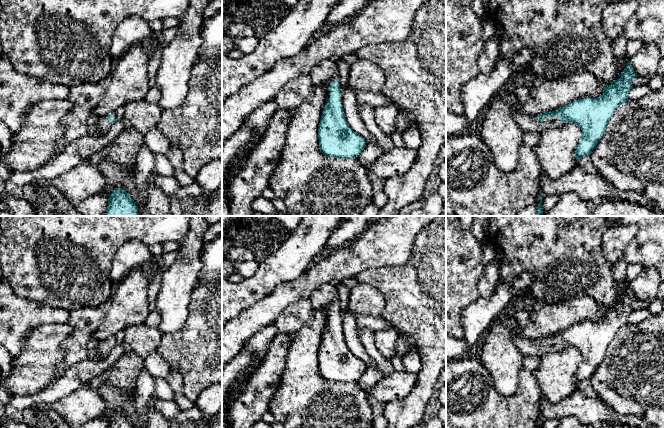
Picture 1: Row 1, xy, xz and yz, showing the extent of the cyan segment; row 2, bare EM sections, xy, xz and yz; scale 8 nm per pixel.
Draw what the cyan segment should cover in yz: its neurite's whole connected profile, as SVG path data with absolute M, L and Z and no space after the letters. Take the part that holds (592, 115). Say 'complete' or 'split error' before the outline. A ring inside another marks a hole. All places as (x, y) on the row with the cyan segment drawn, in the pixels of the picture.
split error | M628 61L621 77L605 85L601 96L575 100L562 108L540 115L524 115L514 111L514 119L524 132L542 133L568 123L577 124L582 130L582 137L574 153L578 161L581 157L592 153L604 136L607 124L616 109L628 101L635 76L637 74Z

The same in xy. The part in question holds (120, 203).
complete | M118 187L108 198L106 216L139 216L138 207L127 192Z

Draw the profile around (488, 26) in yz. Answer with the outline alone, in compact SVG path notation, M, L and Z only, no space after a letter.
M487 13L483 16L479 16L482 21L482 38L483 42L486 43L489 39L495 38L496 26L493 19Z

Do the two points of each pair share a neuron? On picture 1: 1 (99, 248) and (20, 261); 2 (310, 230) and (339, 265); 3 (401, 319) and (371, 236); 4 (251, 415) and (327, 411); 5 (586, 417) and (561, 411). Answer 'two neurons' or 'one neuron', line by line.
1: one neuron
2: two neurons
3: two neurons
4: two neurons
5: one neuron

